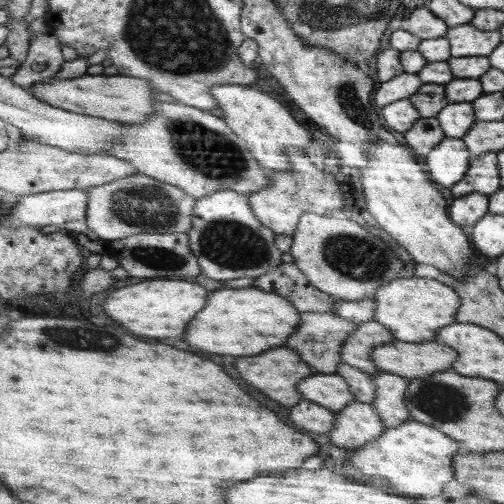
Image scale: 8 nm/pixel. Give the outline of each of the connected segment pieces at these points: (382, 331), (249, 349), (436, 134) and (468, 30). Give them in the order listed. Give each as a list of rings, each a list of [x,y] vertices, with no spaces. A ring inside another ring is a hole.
[[[379,322],[358,323],[356,331],[348,335],[344,346],[340,347],[343,362],[360,369],[364,373],[378,373],[380,368],[372,362],[372,349],[382,343],[392,343],[396,338]]]
[[[258,287],[226,288],[218,290],[208,298],[208,306],[192,326],[188,328],[186,342],[190,342],[198,350],[214,352],[214,354],[234,354],[234,356],[252,356],[284,346],[290,335],[300,326],[300,312],[294,304],[284,296],[262,292]]]
[[[420,117],[404,133],[404,138],[406,144],[409,144],[418,157],[424,159],[439,143],[443,142],[445,135],[436,117]]]
[[[468,24],[450,28],[447,34],[452,57],[488,56],[502,42],[498,32],[482,32]]]

